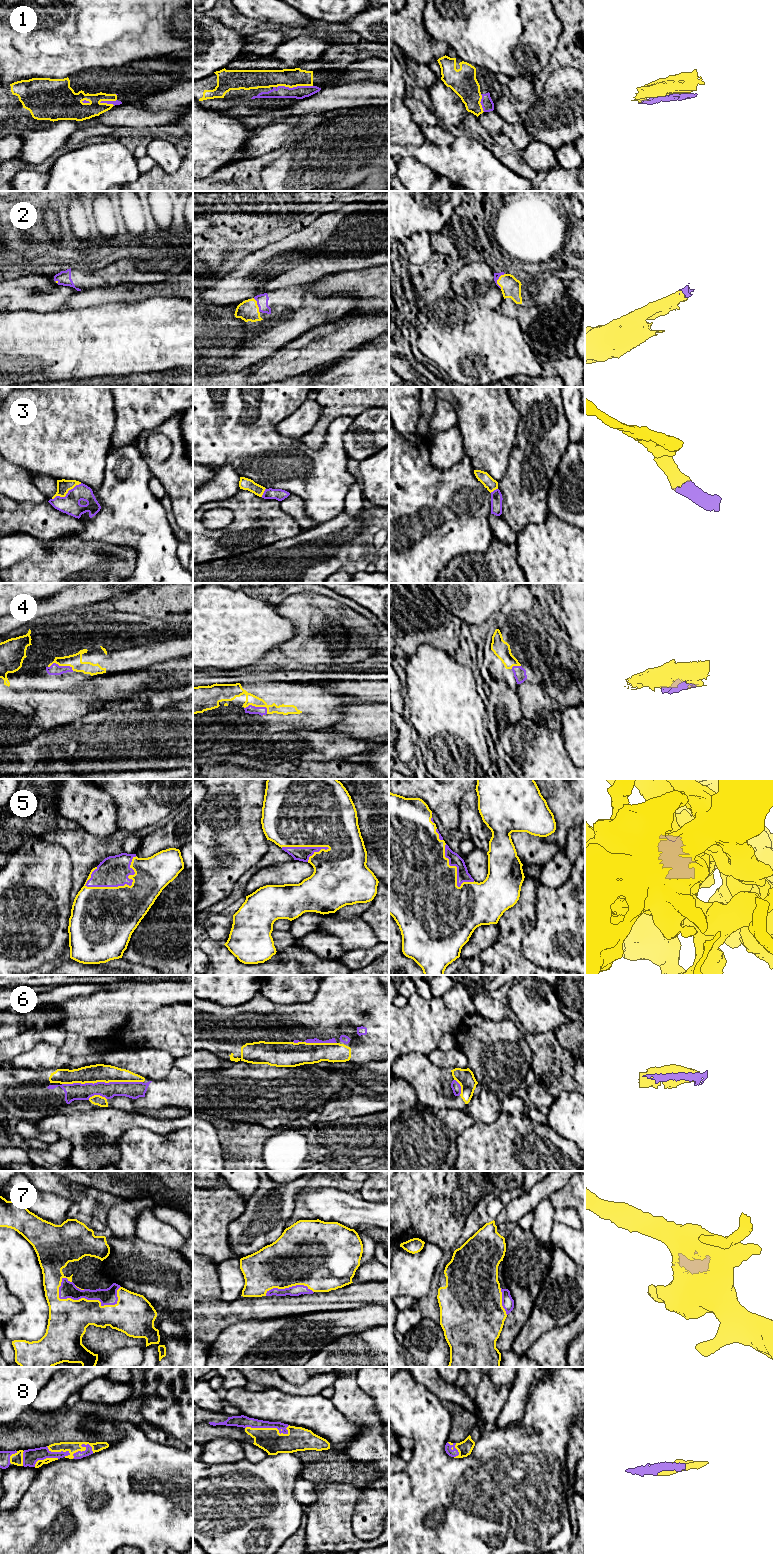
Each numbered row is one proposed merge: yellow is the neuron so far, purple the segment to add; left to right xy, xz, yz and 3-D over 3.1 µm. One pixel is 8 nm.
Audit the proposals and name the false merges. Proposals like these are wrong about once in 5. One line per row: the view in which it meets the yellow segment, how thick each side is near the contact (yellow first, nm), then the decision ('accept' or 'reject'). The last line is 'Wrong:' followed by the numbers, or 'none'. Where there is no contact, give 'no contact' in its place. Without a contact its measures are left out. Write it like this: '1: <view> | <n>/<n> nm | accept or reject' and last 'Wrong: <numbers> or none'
1: xz | 150/110 nm | accept
2: yz | 160/50 nm | accept
3: xy | 110/160 nm | accept
4: xz | 120/70 nm | accept
5: xy | 420/240 nm | accept
6: xy | 140/140 nm | accept
7: xy | 300/130 nm | accept
8: xz | 190/100 nm | accept
Wrong: none

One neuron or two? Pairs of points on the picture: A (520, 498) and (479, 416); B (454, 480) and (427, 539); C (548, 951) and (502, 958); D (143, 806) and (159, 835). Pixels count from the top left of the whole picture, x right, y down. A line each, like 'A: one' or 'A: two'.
A: two
B: one
C: two
D: two

